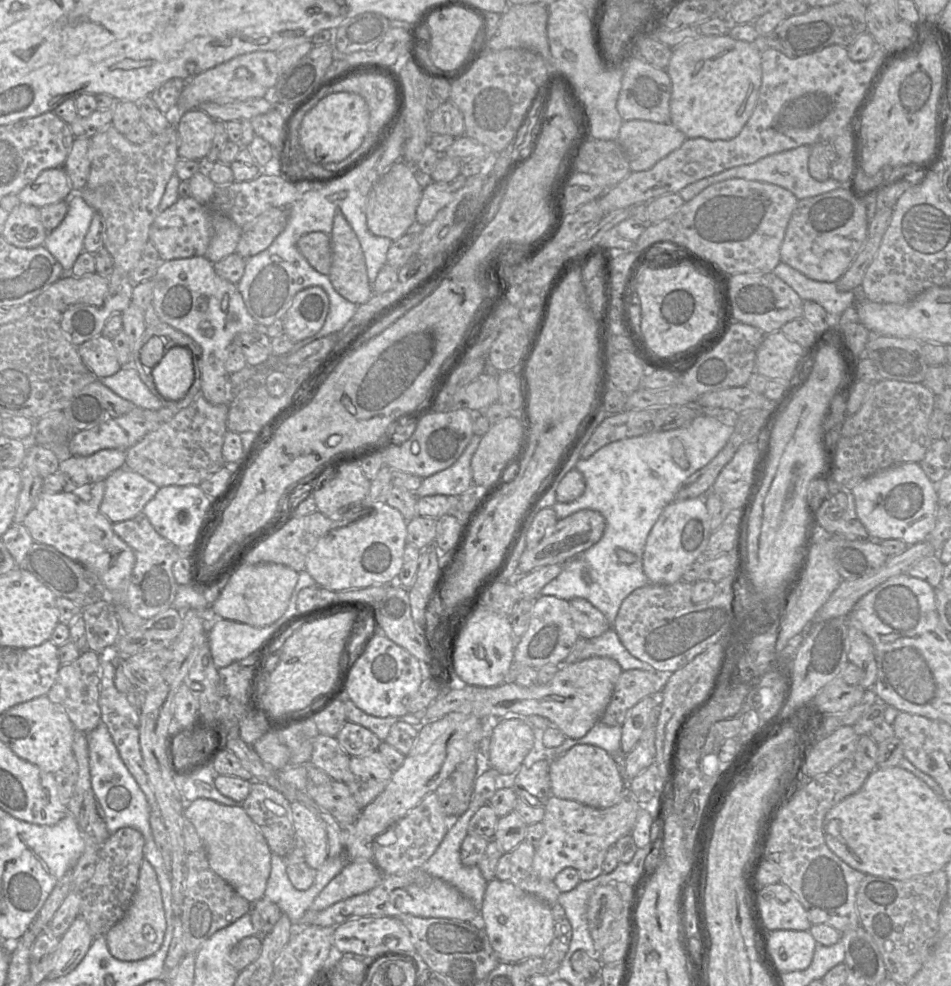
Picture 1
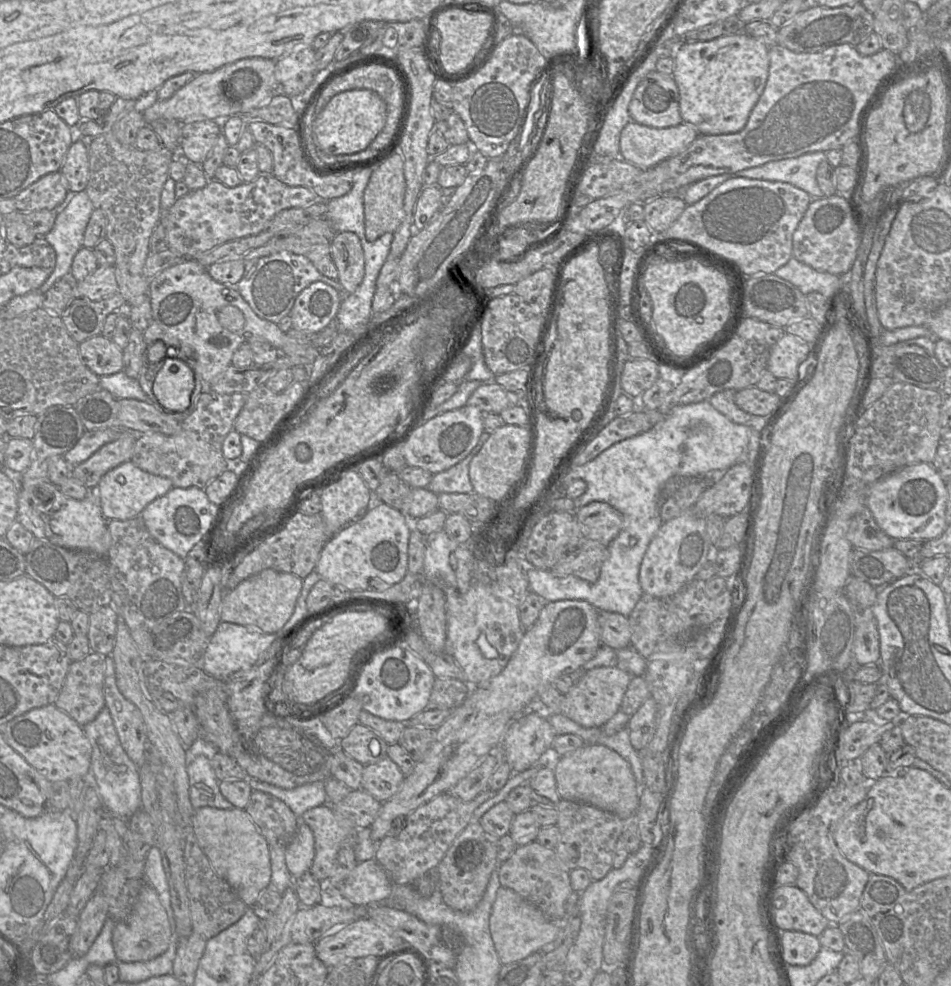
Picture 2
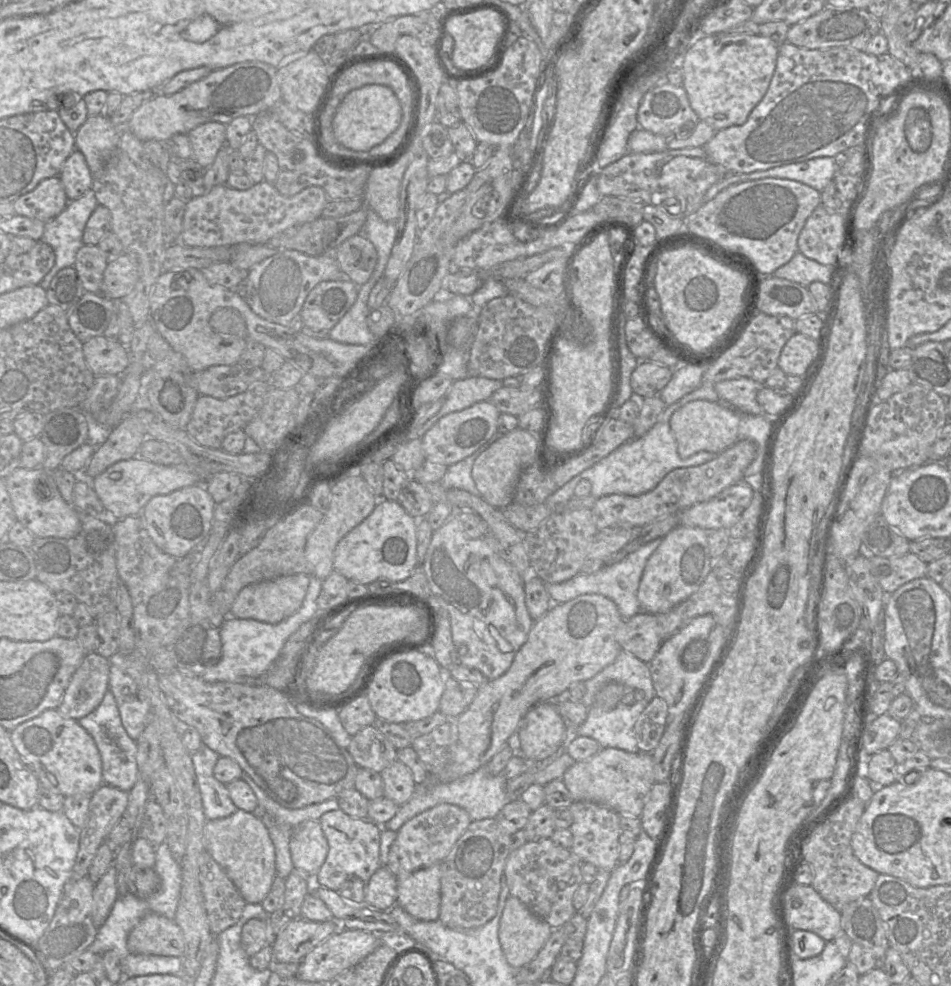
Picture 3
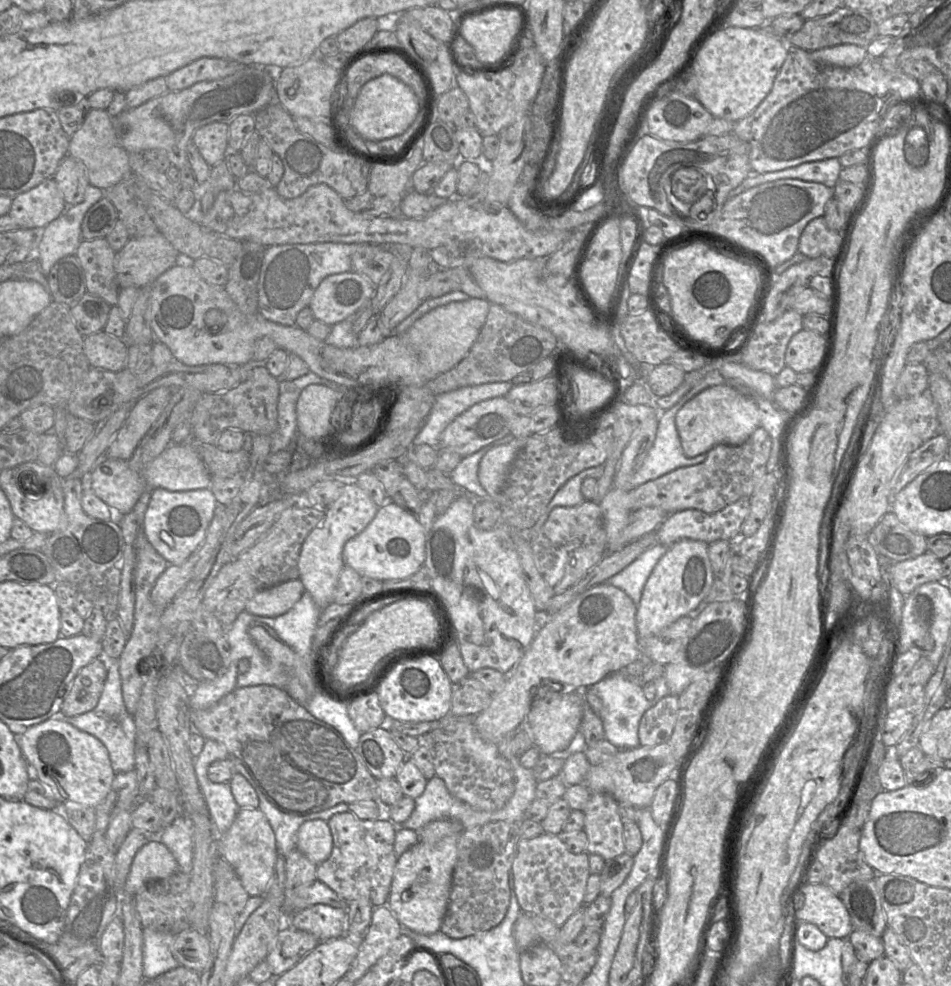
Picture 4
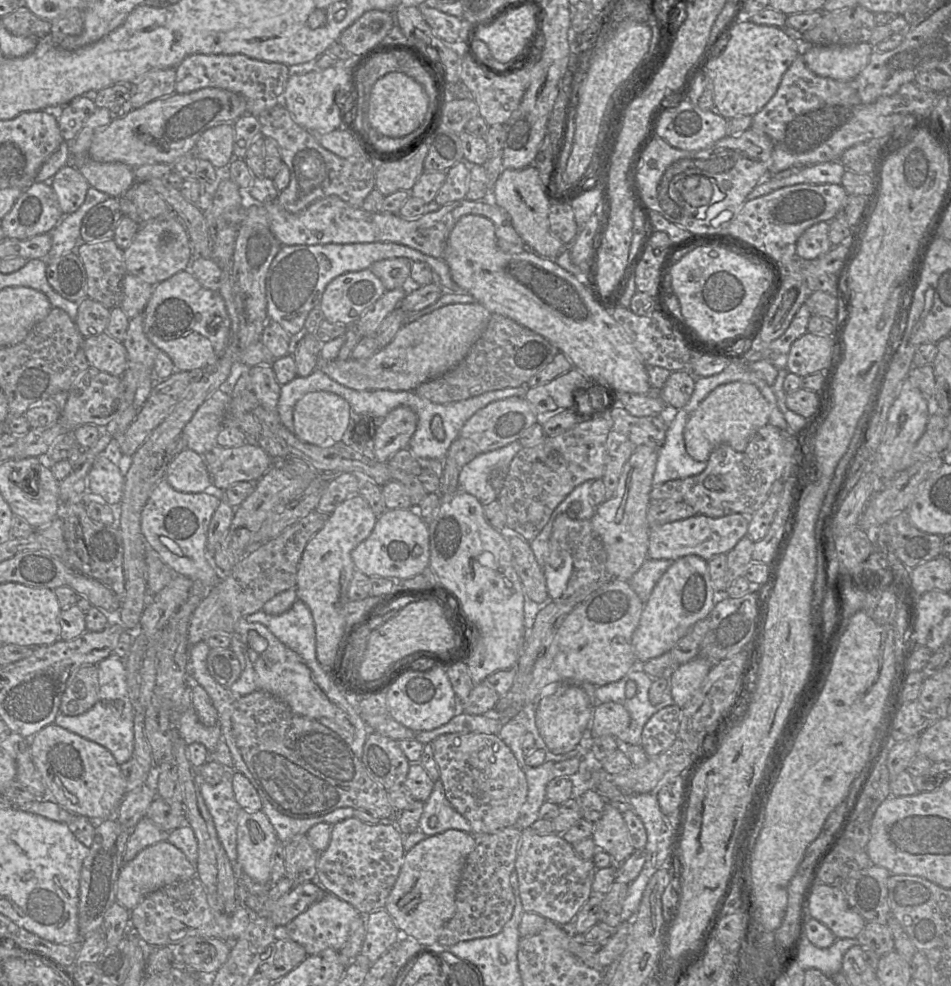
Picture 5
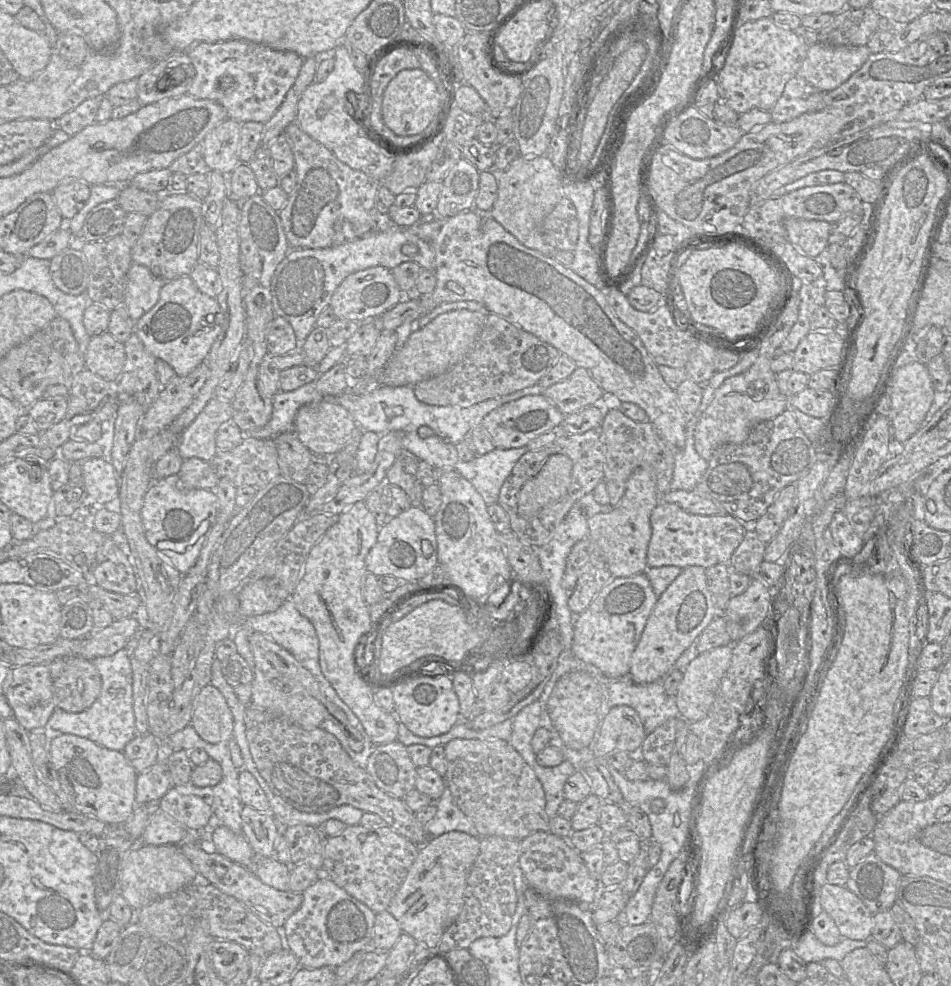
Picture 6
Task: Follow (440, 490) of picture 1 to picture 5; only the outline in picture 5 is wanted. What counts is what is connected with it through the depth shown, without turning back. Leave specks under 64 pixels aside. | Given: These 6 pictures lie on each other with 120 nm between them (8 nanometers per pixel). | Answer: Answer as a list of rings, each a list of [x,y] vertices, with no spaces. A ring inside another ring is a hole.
[[[514,441],[504,447],[479,453],[461,468],[458,476],[459,488],[476,497],[482,505],[496,500],[498,491],[489,482],[491,472],[508,470],[512,459],[522,448],[518,441]]]

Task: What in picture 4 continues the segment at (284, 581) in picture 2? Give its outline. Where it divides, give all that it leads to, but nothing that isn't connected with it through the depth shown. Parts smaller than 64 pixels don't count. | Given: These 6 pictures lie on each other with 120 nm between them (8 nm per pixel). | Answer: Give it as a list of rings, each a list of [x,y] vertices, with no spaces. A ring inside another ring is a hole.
[[[300,579],[282,582],[257,592],[245,611],[263,617],[277,617],[288,612],[301,598],[305,588]]]

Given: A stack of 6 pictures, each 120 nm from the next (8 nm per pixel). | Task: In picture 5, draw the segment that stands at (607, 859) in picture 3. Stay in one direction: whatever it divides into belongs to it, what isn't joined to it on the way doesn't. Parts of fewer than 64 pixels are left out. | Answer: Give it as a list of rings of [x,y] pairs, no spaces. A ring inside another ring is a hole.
[[[605,801],[604,811],[599,820],[594,823],[592,839],[598,849],[607,852],[616,865],[621,864],[634,851],[631,838],[622,817],[611,803]]]

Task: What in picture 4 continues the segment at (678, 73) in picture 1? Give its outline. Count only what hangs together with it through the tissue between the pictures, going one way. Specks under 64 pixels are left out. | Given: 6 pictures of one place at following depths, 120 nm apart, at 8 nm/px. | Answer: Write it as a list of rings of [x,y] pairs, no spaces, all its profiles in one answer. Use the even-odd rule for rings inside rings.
[[[725,26],[710,34],[697,49],[687,72],[692,70],[697,89],[695,98],[714,118],[737,122],[751,114],[770,93],[788,52],[784,40],[767,36],[755,28]]]

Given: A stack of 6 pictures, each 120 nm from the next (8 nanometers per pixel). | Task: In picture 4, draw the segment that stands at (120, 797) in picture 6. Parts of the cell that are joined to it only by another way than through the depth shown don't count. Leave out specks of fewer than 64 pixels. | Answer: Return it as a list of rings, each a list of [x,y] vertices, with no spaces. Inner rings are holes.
[[[52,717],[40,724],[29,727],[18,743],[28,762],[33,779],[39,780],[61,804],[78,804],[96,808],[107,797],[116,776],[107,748],[96,737],[83,732],[58,717]]]

